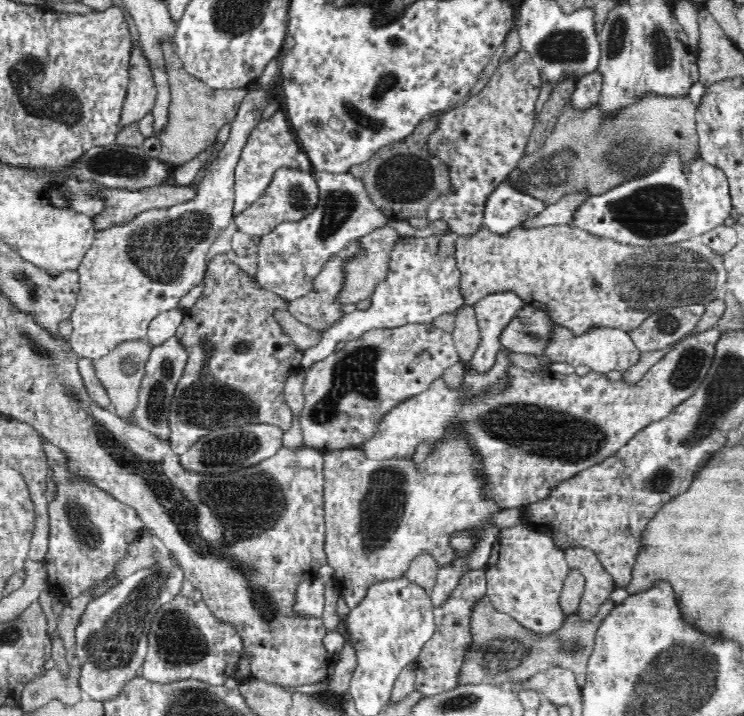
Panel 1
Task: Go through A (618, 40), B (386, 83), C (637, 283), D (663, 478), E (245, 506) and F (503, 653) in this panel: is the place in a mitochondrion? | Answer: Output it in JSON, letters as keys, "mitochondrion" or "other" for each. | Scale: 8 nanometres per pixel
{"A":"mitochondrion","B":"mitochondrion","C":"mitochondrion","D":"mitochondrion","E":"mitochondrion","F":"mitochondrion"}

